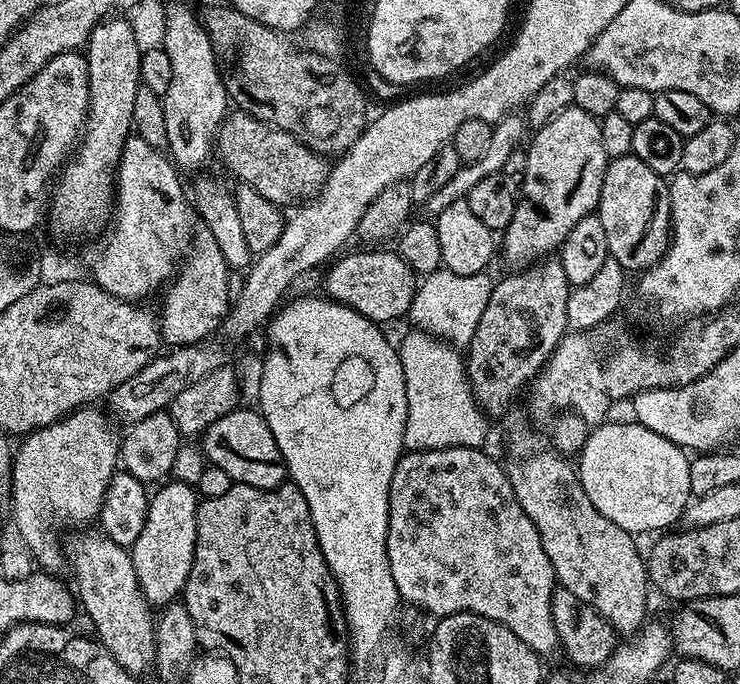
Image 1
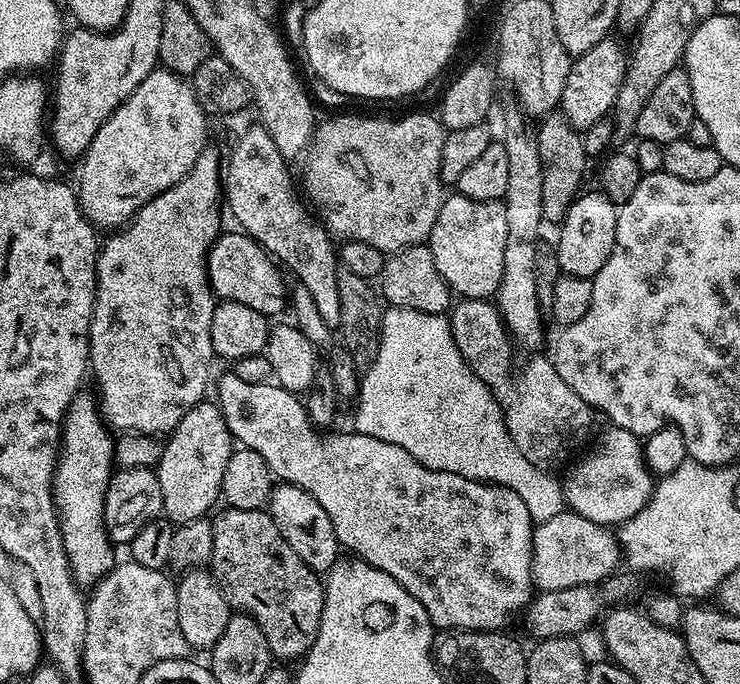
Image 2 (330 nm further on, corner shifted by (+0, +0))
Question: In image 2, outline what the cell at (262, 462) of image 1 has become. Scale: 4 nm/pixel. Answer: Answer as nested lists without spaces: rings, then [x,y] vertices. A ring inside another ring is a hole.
[[[277,483],[268,499],[266,511],[278,526],[282,538],[290,542],[290,550],[294,550],[294,554],[298,554],[306,566],[313,568],[317,574],[324,574],[336,563],[342,549],[334,534],[334,522],[330,522],[330,514],[318,506],[318,498],[314,498],[306,489]]]

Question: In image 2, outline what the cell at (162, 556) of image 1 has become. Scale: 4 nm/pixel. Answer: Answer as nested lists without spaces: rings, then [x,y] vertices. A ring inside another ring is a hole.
[[[205,398],[186,410],[182,422],[178,422],[178,426],[163,441],[163,445],[164,452],[154,468],[162,486],[163,515],[173,525],[207,517],[216,500],[218,504],[221,499],[222,474],[234,451],[234,441],[219,403]]]

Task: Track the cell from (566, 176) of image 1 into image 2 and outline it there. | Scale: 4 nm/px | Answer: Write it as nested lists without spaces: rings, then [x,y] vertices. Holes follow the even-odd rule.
[[[605,38],[598,46],[590,46],[586,54],[575,57],[570,74],[566,74],[566,90],[562,90],[559,111],[563,112],[568,125],[577,130],[594,126],[605,119],[616,105],[618,86],[622,86],[628,69],[629,53],[613,38]]]

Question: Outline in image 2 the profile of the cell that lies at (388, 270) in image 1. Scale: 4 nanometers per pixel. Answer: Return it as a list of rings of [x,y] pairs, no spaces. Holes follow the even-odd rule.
[[[225,231],[217,236],[208,251],[208,285],[220,300],[242,302],[242,306],[250,306],[250,310],[258,310],[266,317],[275,318],[286,308],[286,288],[284,292],[281,265],[258,241],[243,231],[235,231]]]

